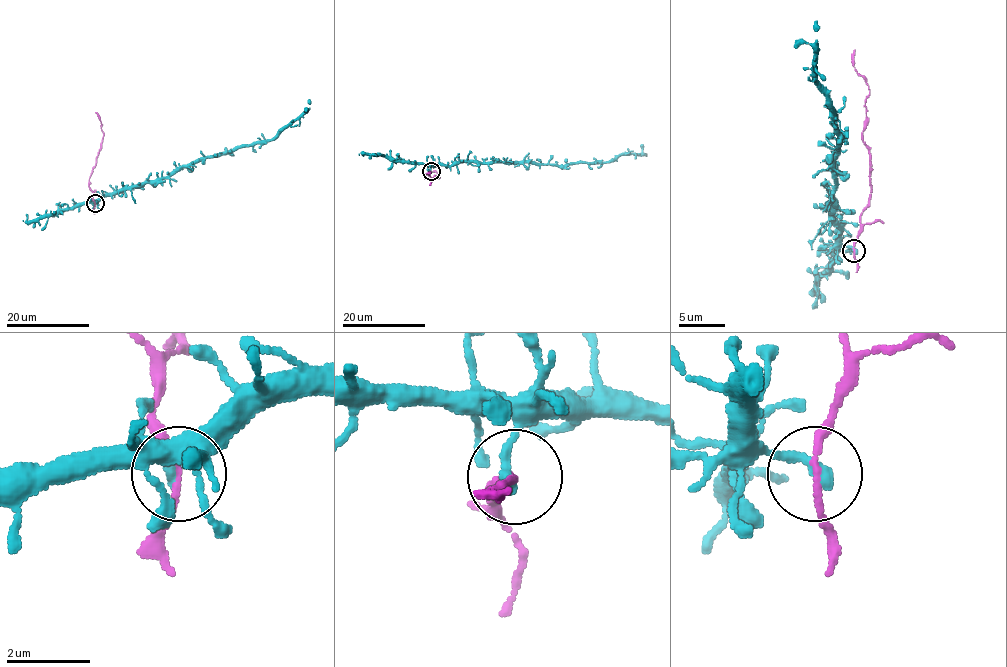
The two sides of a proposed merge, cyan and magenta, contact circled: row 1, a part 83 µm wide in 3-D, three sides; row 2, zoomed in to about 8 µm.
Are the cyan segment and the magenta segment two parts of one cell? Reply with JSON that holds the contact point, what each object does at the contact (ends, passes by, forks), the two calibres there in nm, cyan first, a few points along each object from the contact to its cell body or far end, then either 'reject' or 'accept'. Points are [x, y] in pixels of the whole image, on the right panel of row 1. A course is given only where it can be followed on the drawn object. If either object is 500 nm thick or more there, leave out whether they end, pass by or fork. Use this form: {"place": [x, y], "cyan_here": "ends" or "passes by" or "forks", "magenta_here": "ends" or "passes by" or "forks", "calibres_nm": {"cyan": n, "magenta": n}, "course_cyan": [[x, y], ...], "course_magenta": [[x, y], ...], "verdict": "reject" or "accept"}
{"place": [853, 250], "cyan_here": "ends", "magenta_here": "passes by", "calibres_nm": {"cyan": 360, "magenta": 130}, "course_cyan": [[853, 250], [841, 243], [832, 220], [835, 151], [839, 138], [832, 101], [816, 85], [814, 21]], "course_magenta": [[853, 250], [869, 195], [871, 172], [869, 147], [862, 140], [869, 85], [853, 65], [855, 49]], "verdict": "accept"}

